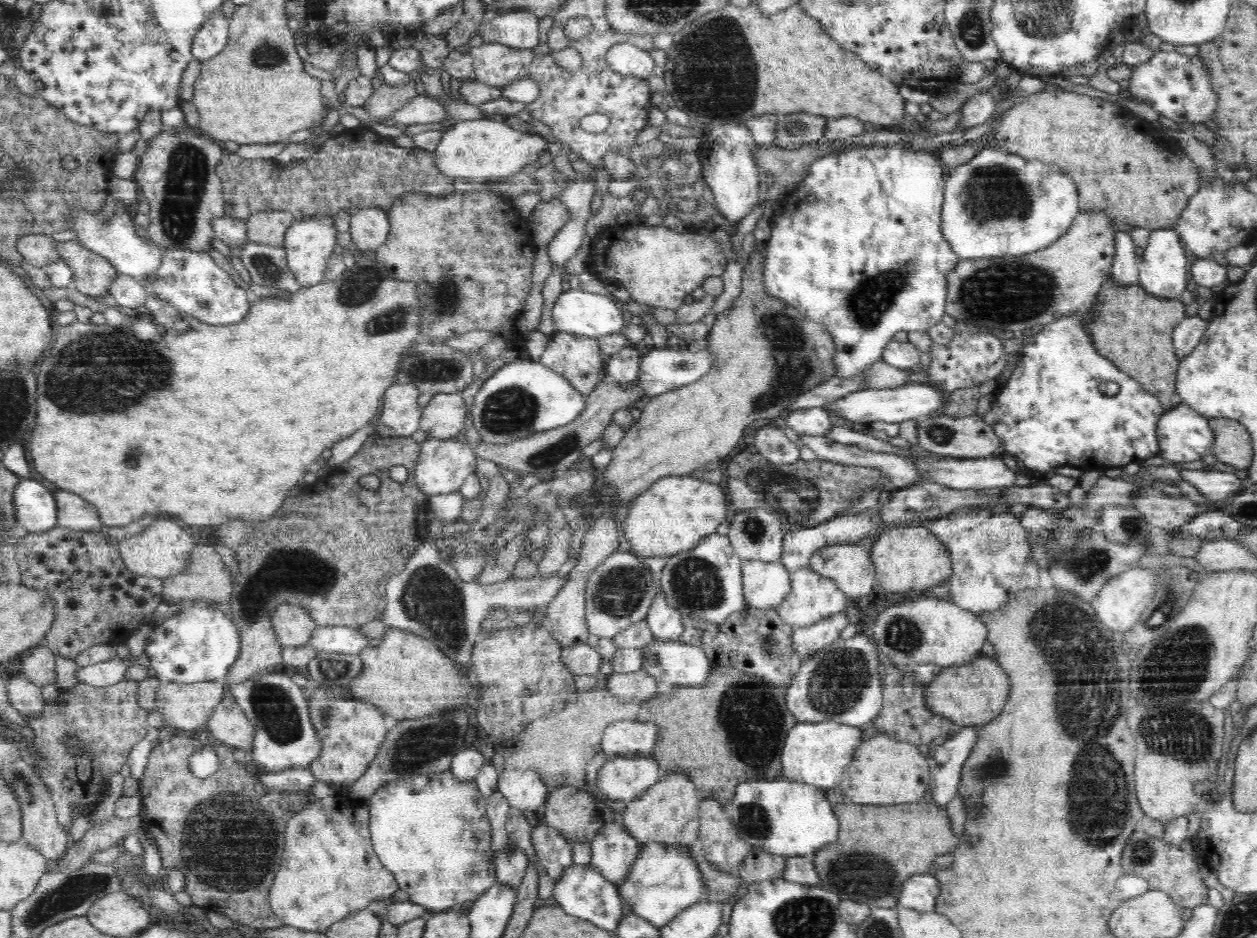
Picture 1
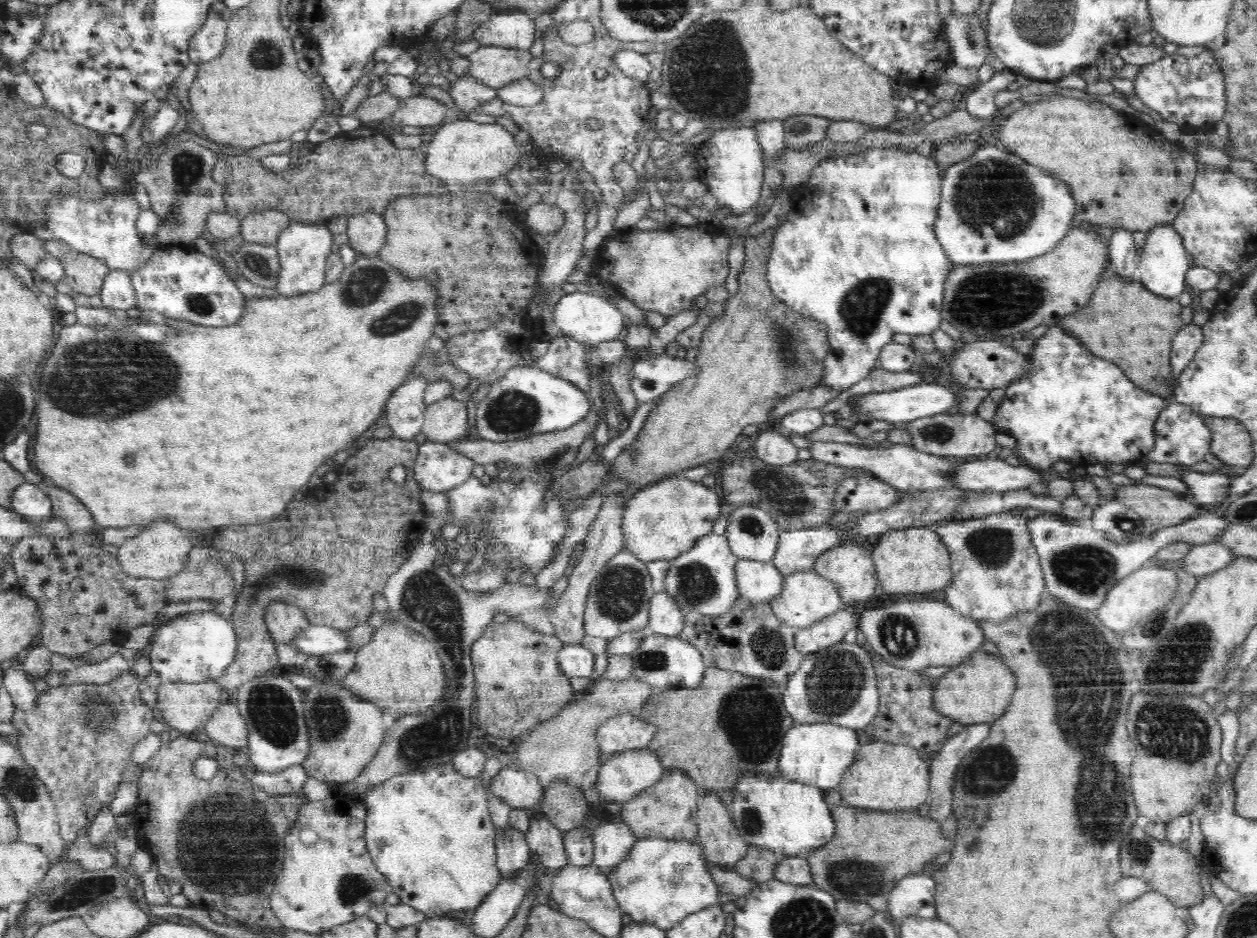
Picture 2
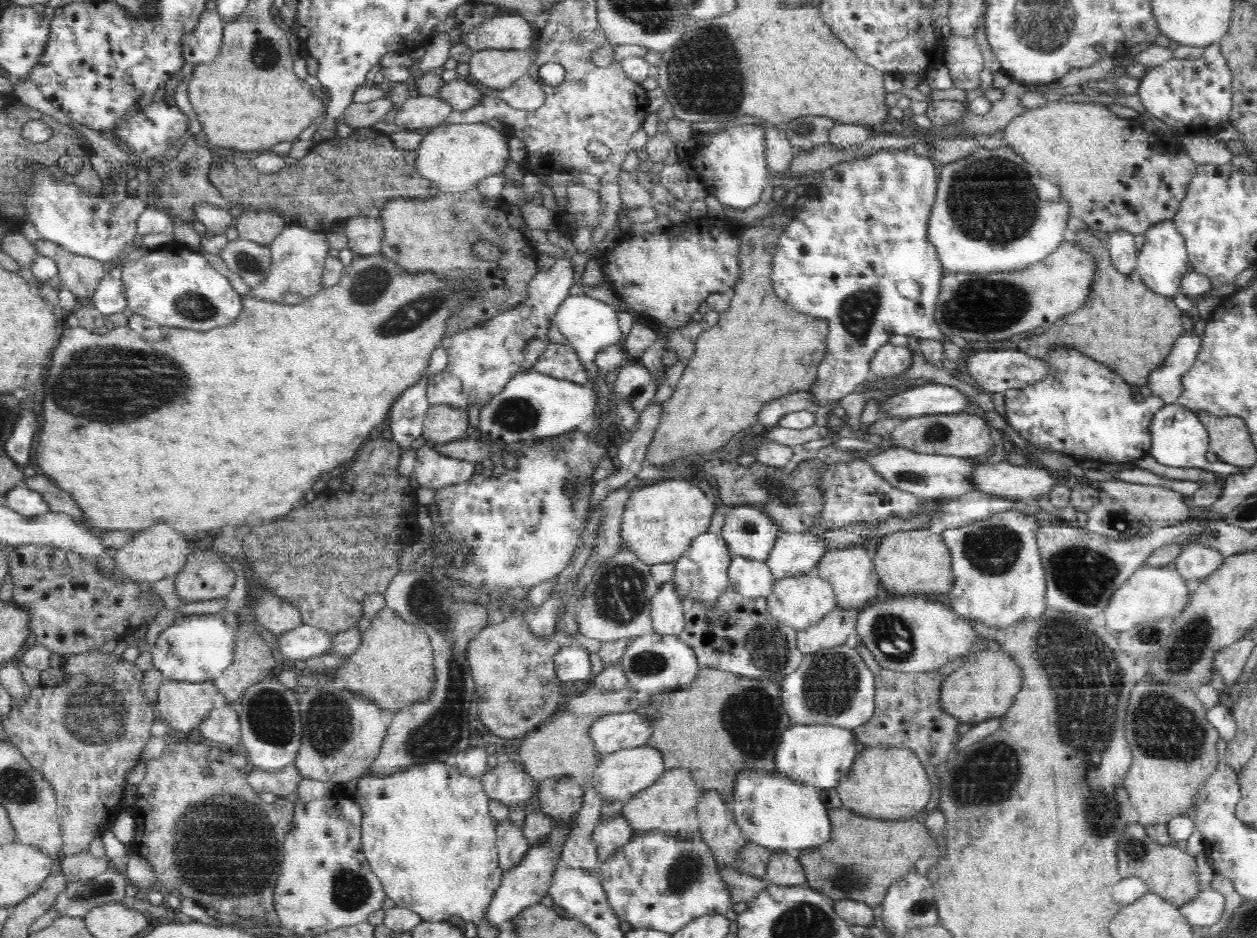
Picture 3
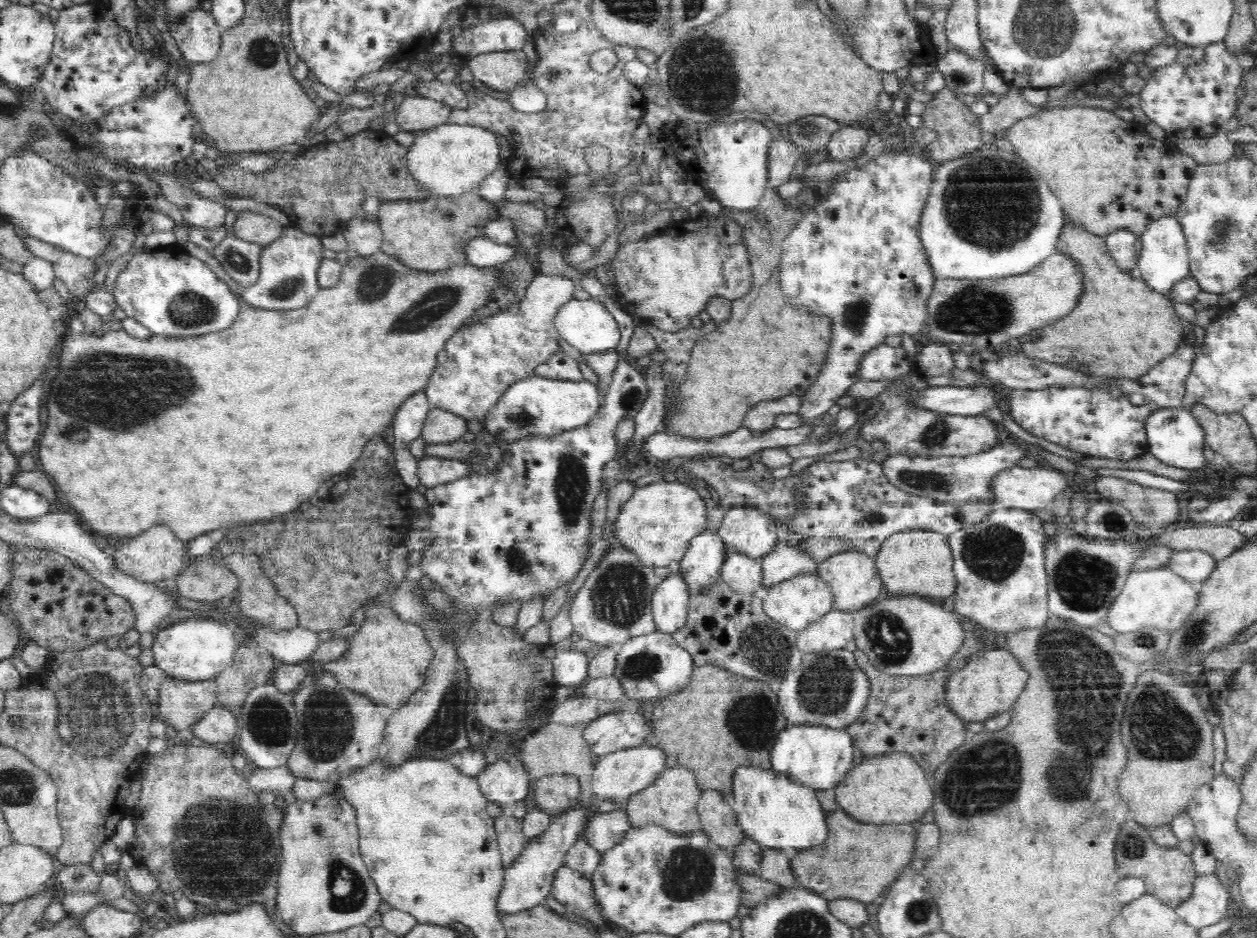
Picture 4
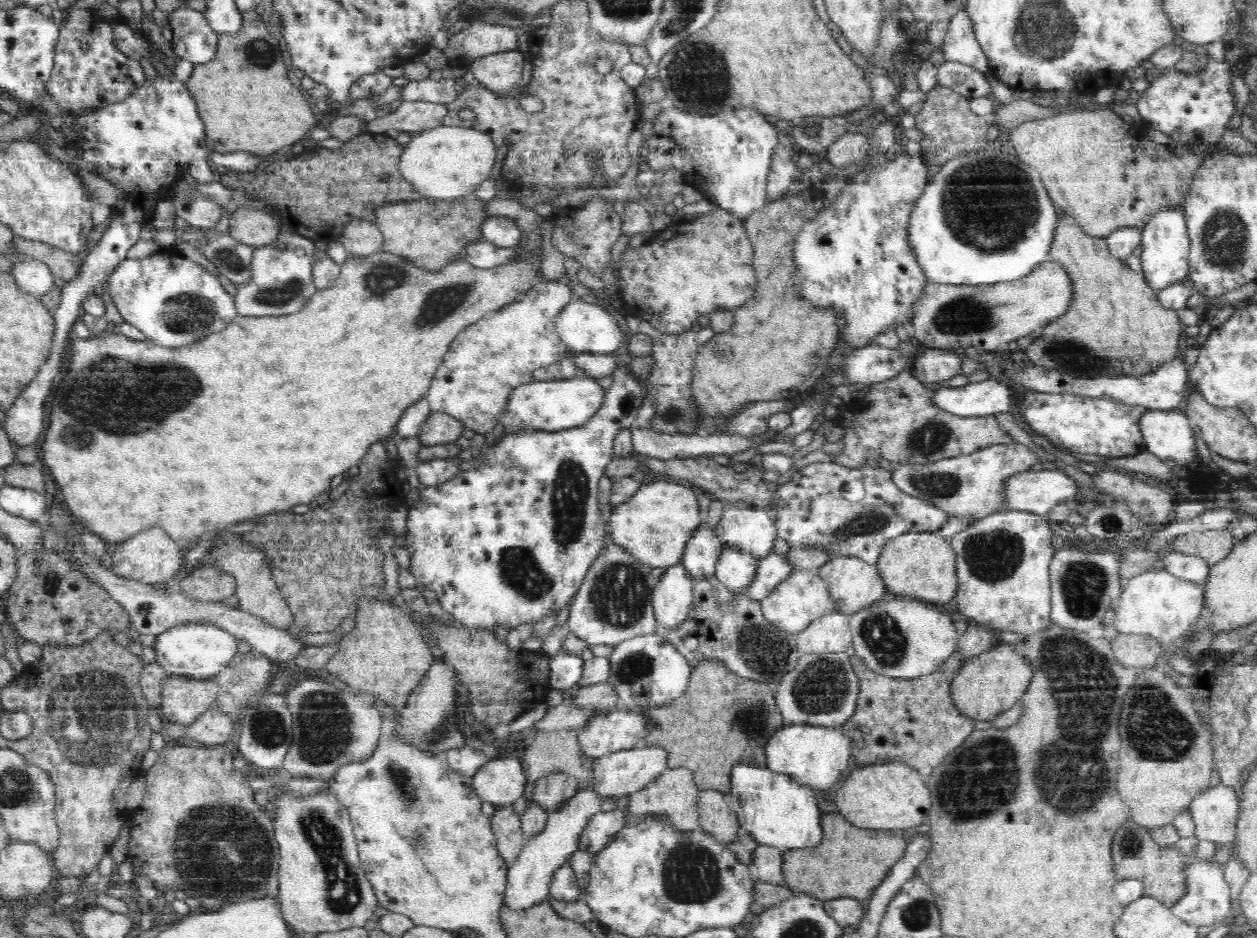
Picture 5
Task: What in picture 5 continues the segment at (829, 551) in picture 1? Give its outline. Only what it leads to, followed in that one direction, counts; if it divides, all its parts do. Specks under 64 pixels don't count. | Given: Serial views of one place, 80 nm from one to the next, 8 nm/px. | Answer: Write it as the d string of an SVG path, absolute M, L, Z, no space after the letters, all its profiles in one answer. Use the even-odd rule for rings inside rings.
M840 556L830 559L830 562L819 567L819 577L828 585L834 610L846 615L865 610L866 607L880 601L880 598L886 594L885 584L879 575L877 565L864 562L856 556Z

